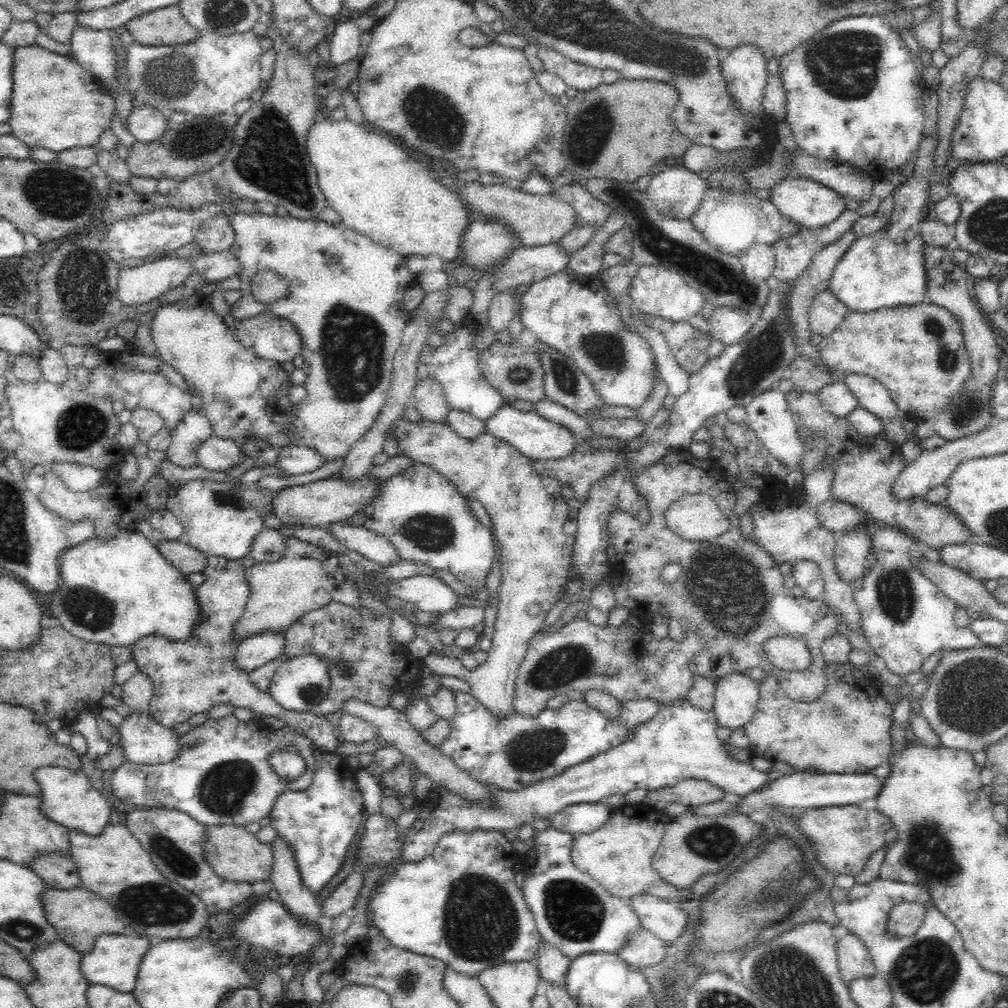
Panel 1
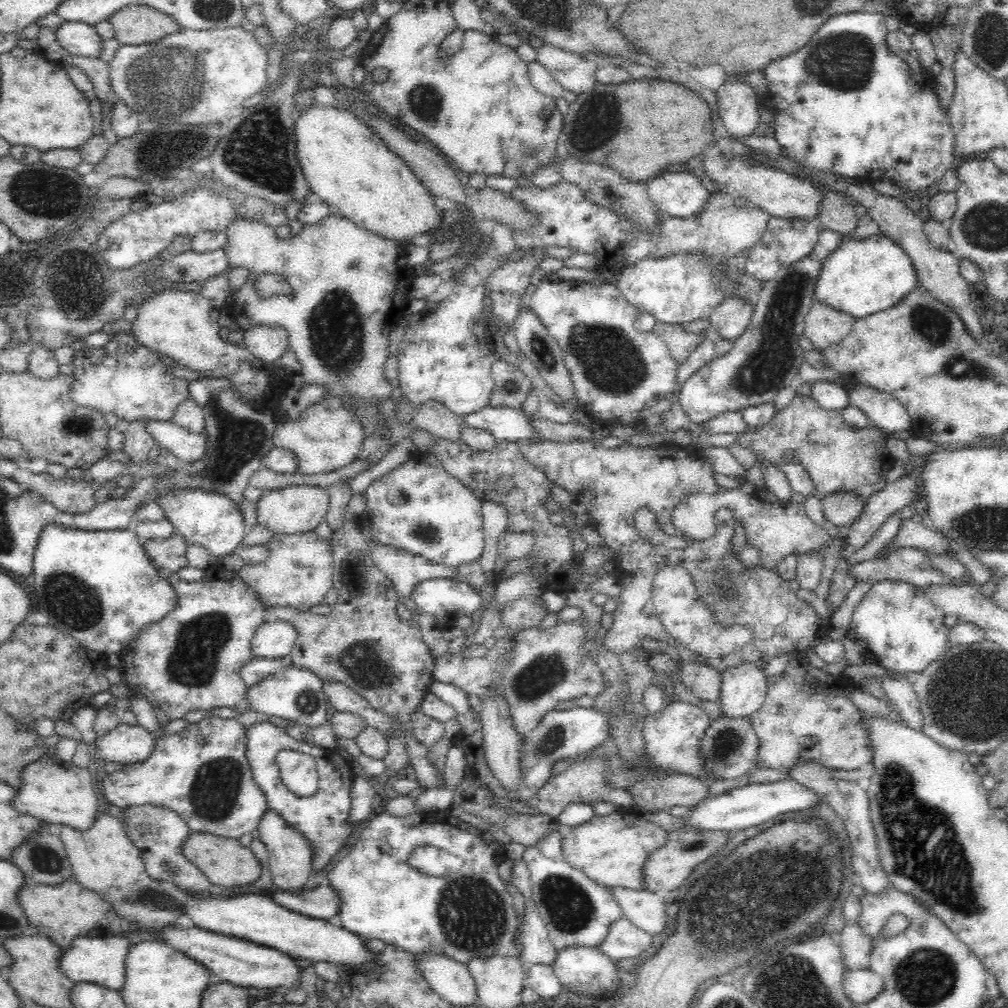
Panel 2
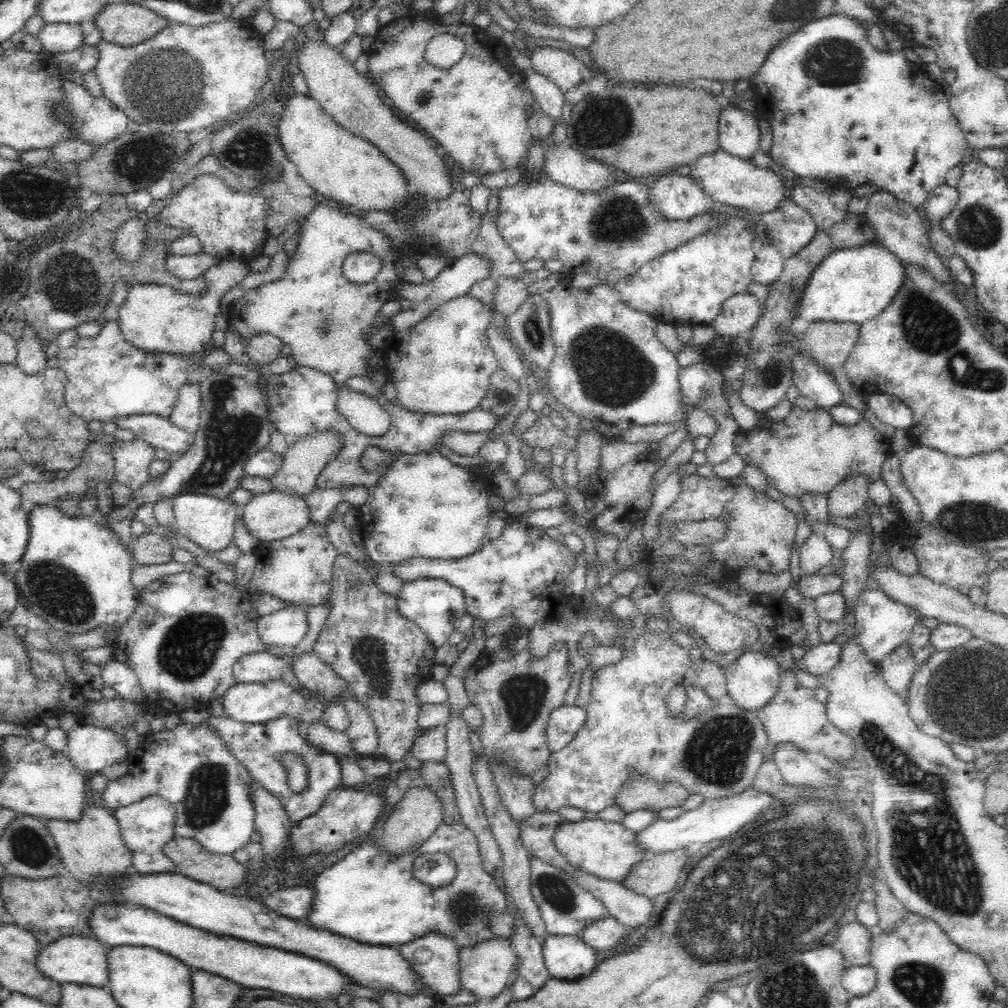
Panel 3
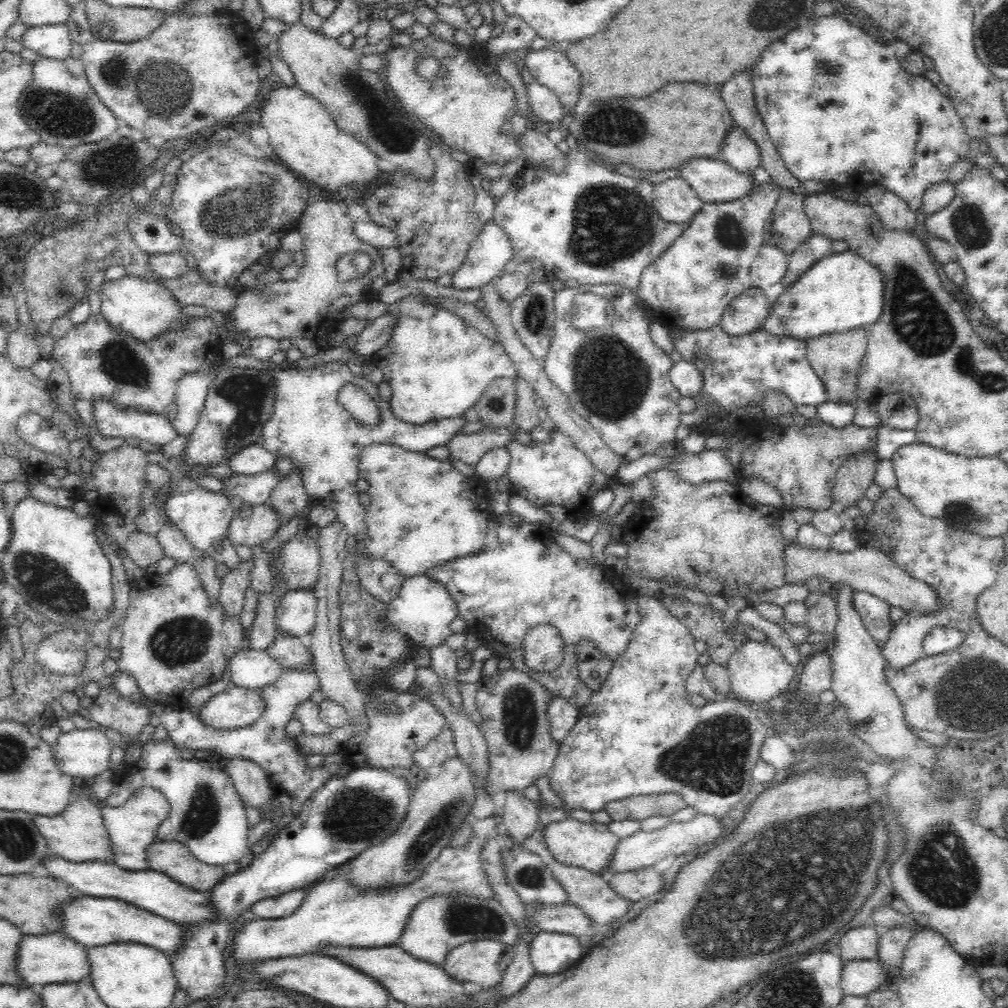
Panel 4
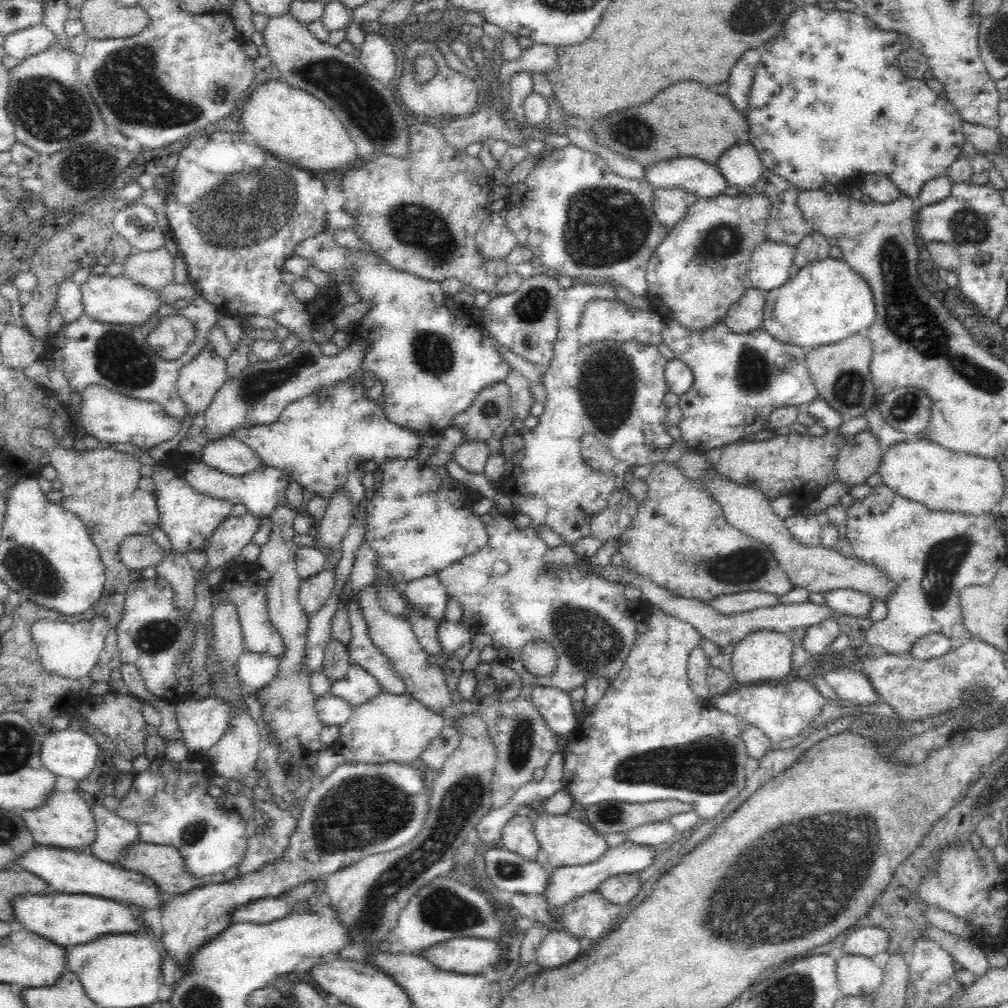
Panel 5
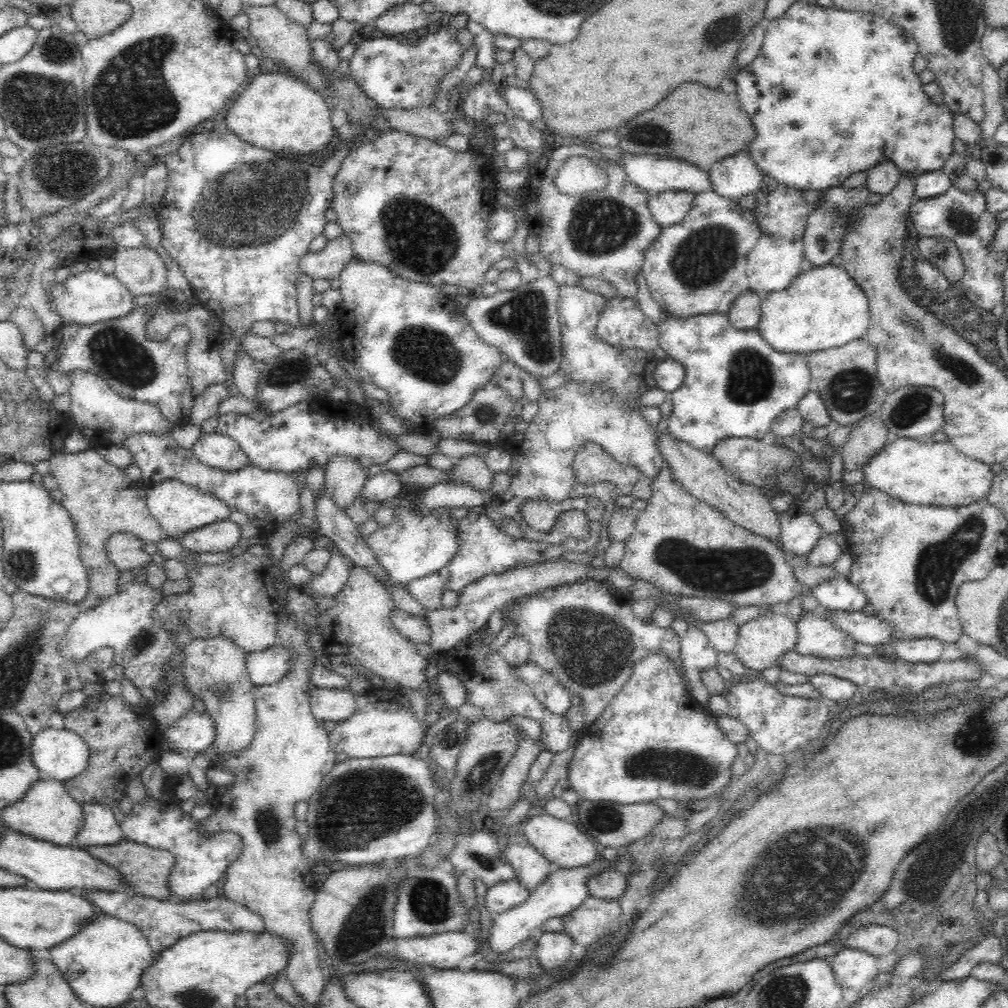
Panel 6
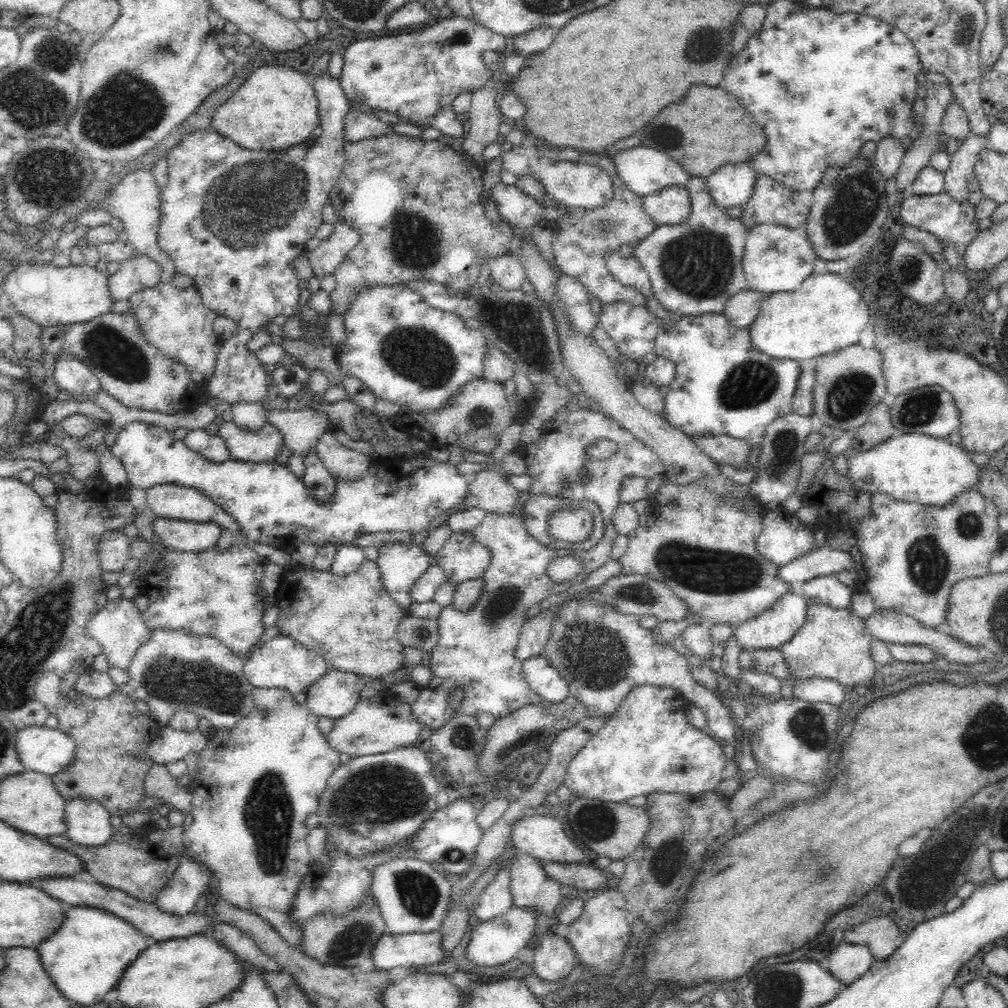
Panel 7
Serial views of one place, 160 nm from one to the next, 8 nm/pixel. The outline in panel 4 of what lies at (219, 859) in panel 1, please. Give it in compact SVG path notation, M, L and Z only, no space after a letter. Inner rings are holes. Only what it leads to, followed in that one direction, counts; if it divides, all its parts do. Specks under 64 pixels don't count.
M155 841L146 848L144 857L146 857L148 870L164 873L172 881L198 892L210 891L214 884L218 884L226 876L222 866L206 865L196 860L186 845L181 845L178 842Z

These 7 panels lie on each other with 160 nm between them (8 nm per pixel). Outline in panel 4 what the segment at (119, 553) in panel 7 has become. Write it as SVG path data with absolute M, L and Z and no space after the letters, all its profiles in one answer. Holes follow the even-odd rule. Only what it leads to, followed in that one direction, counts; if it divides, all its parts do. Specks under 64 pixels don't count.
M138 530L128 536L122 548L126 550L126 555L144 570L148 566L157 564L158 560L165 557L163 549L158 543L158 538Z

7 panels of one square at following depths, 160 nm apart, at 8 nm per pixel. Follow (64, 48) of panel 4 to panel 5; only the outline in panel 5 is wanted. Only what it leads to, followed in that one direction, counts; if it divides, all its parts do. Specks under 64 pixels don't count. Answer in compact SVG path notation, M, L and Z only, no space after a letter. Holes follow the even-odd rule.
M40 23L6 35L1 46L5 55L20 62L27 56L50 49L54 45L54 40L56 35Z

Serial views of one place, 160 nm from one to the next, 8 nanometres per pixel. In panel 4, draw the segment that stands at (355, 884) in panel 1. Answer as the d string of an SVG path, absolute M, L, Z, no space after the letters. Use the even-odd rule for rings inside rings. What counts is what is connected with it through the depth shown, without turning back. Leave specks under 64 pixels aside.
M303 889L289 890L280 896L255 902L249 910L258 919L284 918L303 903L305 896Z

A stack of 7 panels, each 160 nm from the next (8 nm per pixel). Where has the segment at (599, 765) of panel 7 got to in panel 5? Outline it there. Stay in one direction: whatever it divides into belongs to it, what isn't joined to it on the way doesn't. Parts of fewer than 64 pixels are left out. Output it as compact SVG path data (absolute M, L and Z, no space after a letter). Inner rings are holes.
M652 608L650 610L650 618L647 620L647 626L649 629L637 636L637 640L633 649L630 650L629 657L626 658L626 663L620 676L609 685L601 701L594 708L591 708L587 716L568 734L565 749L563 750L563 782L565 783L565 789L572 795L573 800L580 802L584 807L606 801L645 803L676 799L680 802L692 804L695 814L704 820L708 820L717 816L722 811L722 808L725 808L726 803L730 802L744 788L744 782L746 782L747 778L744 764L749 754L744 746L742 737L740 737L740 732L747 724L736 715L724 713L714 708L707 699L697 697L691 689L687 678L688 654L694 648L694 644L699 644L698 631L692 625L678 619L678 617L674 617L674 615L665 614L658 608Z

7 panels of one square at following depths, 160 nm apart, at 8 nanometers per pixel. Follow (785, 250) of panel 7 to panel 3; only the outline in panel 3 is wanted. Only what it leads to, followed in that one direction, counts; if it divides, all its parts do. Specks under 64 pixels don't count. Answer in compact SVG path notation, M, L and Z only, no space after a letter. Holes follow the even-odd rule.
M759 244L755 248L755 259L751 268L753 282L772 284L778 280L783 271L785 258L780 251L772 245Z

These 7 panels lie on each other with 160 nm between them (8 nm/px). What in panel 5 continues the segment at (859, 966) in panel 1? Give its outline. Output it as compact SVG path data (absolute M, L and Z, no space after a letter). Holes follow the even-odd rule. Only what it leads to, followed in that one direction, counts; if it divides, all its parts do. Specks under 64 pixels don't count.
M854 927L848 931L848 936L843 940L844 953L848 954L860 954L868 958L872 958L875 954L880 954L881 952L889 952L893 943L890 942L889 931L884 930L880 927Z

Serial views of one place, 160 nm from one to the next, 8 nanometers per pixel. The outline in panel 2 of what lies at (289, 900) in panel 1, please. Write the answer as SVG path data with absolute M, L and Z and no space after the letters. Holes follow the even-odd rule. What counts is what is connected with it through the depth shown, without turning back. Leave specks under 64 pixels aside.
M270 807L258 822L257 830L259 832L258 838L269 852L268 864L273 876L274 888L290 892L302 891L310 874L314 872L314 849L310 841L299 830L287 824L286 819Z

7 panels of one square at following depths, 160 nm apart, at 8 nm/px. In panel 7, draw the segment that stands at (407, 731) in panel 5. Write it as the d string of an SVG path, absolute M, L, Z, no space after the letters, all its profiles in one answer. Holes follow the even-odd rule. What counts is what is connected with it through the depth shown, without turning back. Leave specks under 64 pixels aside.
M387 688L376 692L374 697L362 698L348 714L332 719L332 729L325 737L334 750L356 758L417 744L423 727L414 718L411 705L398 700L396 694Z

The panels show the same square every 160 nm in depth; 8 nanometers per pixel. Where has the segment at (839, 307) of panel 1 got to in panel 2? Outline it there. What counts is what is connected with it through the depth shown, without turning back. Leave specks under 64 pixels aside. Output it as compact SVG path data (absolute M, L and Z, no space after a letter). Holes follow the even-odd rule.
M815 300L810 312L805 316L803 335L810 339L814 348L823 352L846 339L855 322L854 317Z

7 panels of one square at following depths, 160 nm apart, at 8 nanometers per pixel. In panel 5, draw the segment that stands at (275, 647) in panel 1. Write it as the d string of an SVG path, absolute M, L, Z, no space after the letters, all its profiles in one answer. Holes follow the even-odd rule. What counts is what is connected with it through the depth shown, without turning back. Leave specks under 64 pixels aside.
M324 568L315 576L302 580L298 601L302 604L302 609L306 614L312 615L316 613L324 602L330 600L330 596L334 596L336 590L336 570Z

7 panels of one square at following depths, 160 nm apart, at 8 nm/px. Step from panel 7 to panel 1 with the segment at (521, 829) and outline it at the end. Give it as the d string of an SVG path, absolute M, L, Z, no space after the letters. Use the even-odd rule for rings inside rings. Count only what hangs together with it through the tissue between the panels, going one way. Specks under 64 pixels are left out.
M644 802L623 804L594 832L574 835L570 846L570 861L618 898L627 900L634 894L647 894L675 902L680 894L679 888L663 881L651 865L664 833L665 825L658 818L658 812L650 812Z

